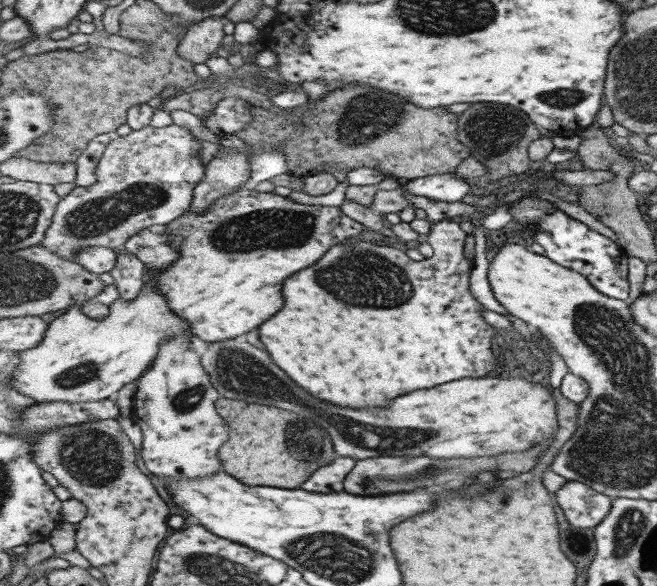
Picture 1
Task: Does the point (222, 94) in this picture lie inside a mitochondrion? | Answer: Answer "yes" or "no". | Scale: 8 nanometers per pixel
no

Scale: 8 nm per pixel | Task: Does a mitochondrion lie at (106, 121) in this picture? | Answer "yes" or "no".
no

